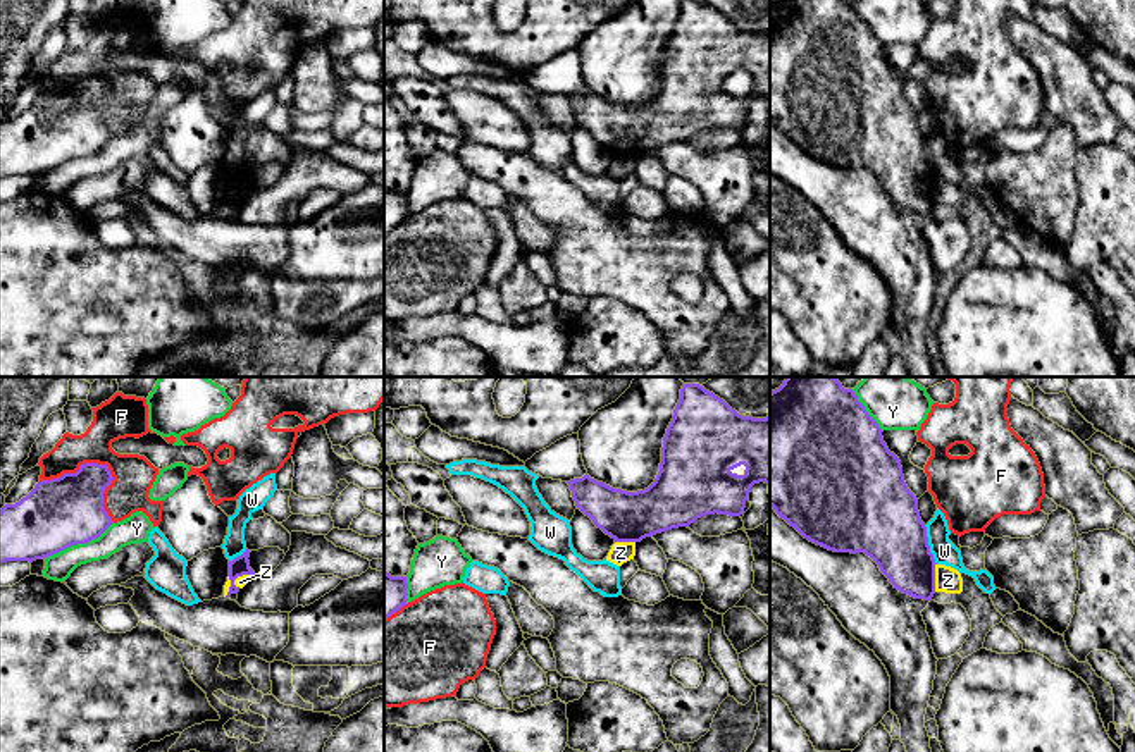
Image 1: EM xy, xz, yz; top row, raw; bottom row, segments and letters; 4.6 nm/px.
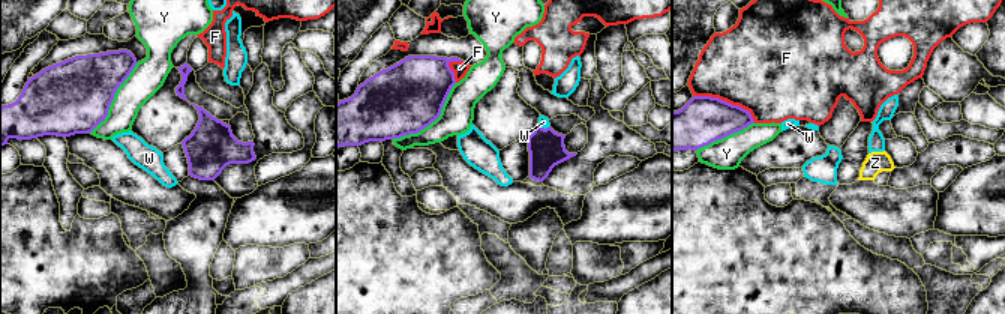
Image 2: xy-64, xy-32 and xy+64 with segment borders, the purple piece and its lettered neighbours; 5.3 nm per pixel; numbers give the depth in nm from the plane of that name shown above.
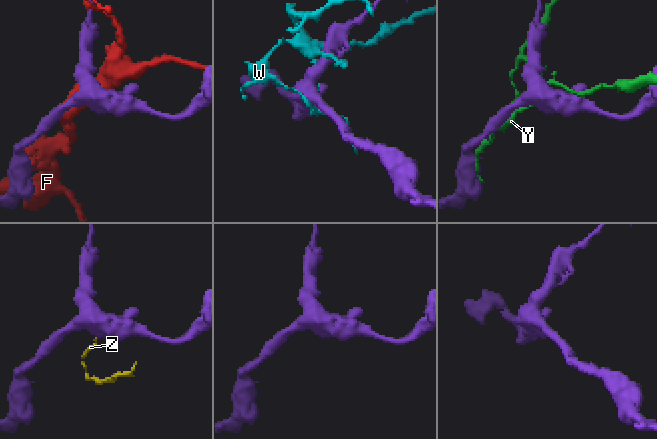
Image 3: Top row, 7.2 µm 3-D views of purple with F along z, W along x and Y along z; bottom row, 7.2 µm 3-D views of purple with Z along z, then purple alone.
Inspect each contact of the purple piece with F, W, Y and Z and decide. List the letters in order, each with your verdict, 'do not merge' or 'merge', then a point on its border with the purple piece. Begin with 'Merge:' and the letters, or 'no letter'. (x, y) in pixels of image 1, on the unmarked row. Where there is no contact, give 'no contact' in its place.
Merge: no letter
F: do not merge; meets purple in xy at (102, 80)
W: do not merge; meets purple in yz at (927, 159)
Y: do not merge; meets purple in xy at (78, 157)
Z: do not merge; meets purple in yz at (934, 191)

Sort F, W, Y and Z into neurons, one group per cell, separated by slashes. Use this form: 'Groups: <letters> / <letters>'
Groups: F / W / Y / Z

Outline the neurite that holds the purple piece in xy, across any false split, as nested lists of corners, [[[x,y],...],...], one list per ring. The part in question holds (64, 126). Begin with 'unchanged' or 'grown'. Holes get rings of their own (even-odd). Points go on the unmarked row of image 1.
unchanged; [[[84,77],[76,88],[41,95],[16,119],[0,124],[0,179],[36,176],[71,160],[98,153],[114,136],[103,122],[103,107],[114,91],[107,79]]]

